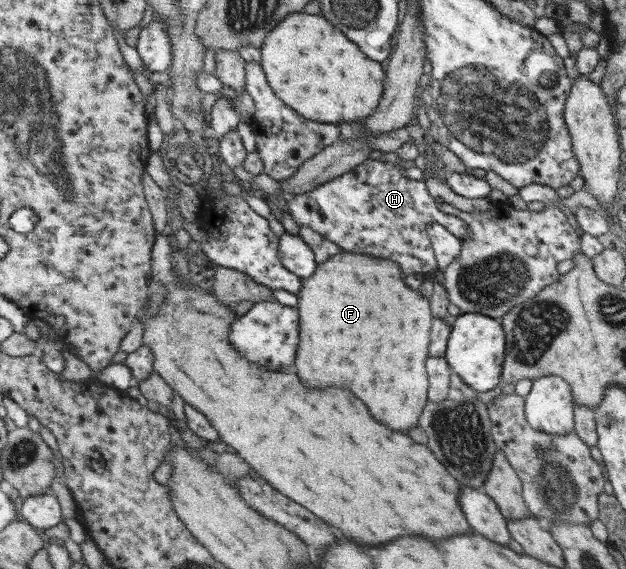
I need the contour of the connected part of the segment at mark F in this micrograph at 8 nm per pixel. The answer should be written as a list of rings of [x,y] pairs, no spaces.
[[[343,251],[319,264],[313,276],[303,279],[298,300],[303,341],[299,345],[297,369],[303,381],[311,387],[353,387],[351,391],[363,397],[371,405],[371,413],[385,425],[399,431],[415,427],[429,398],[431,383],[425,361],[429,357],[433,313],[423,293],[405,285],[401,265],[391,259]]]

